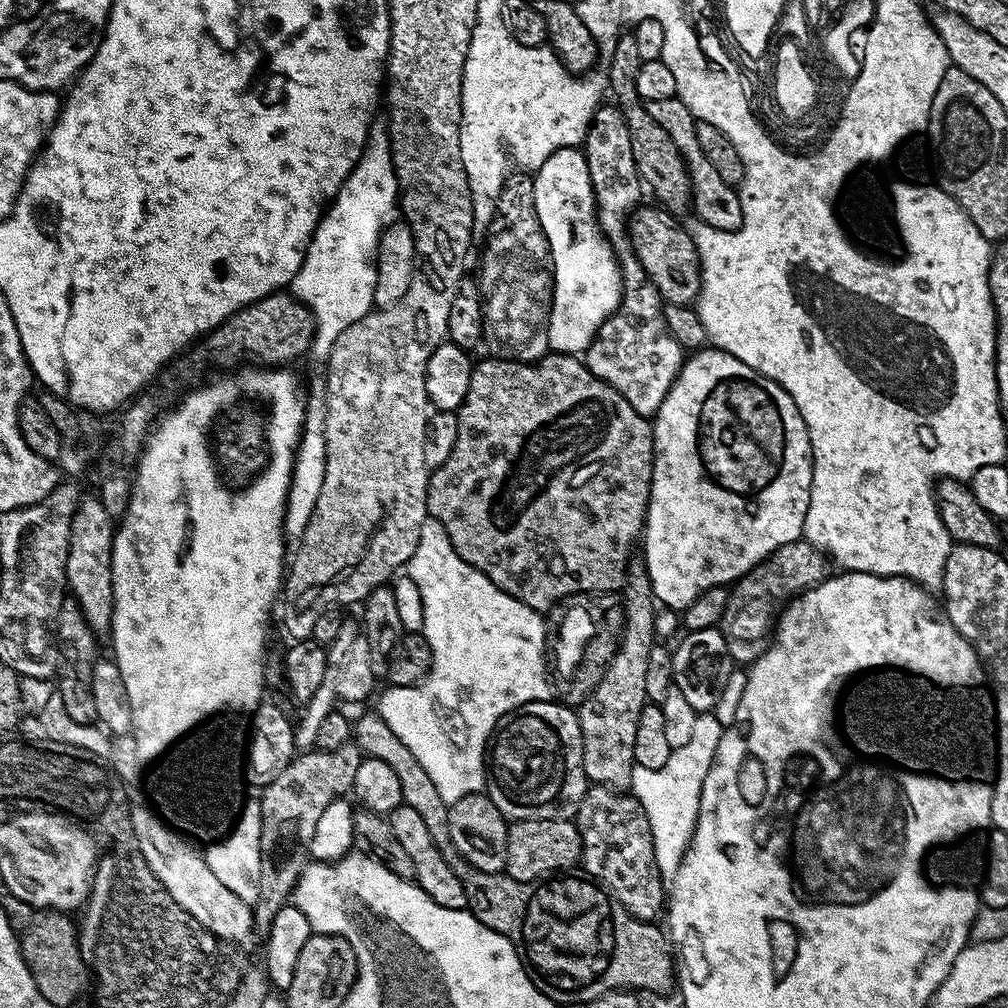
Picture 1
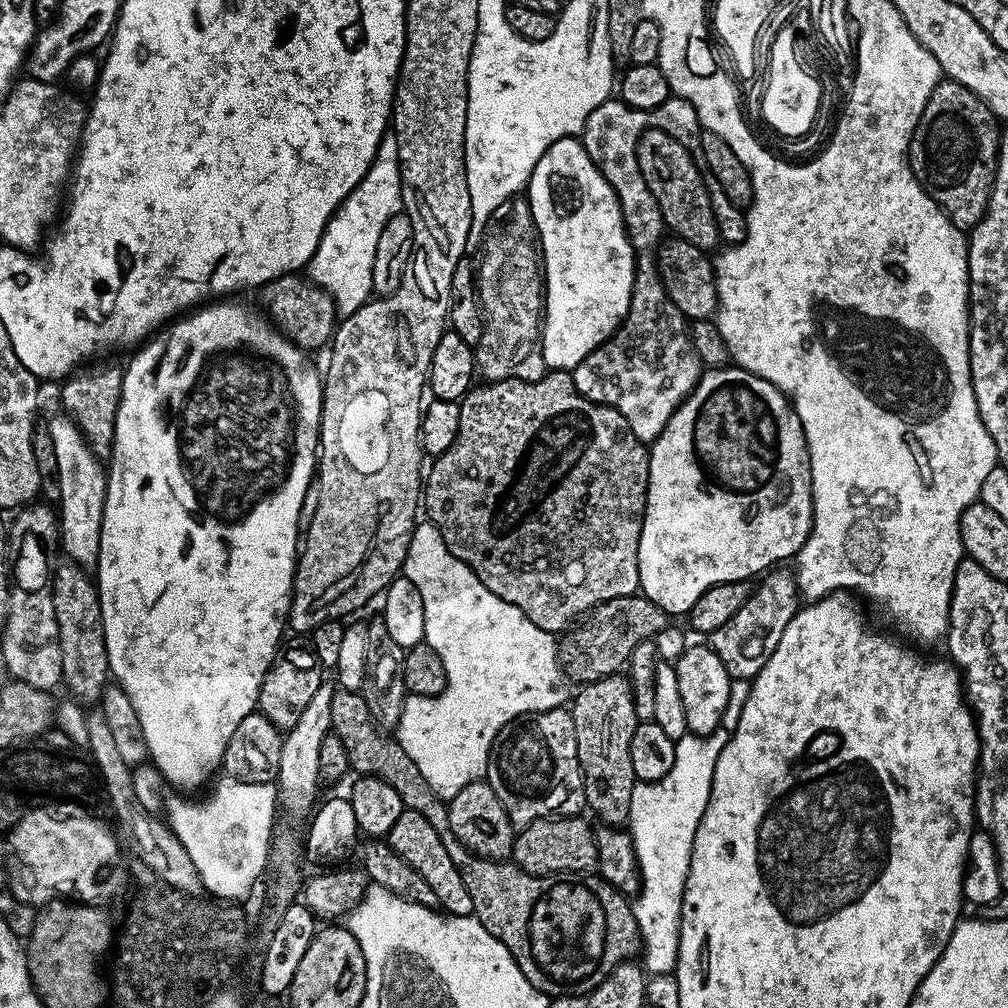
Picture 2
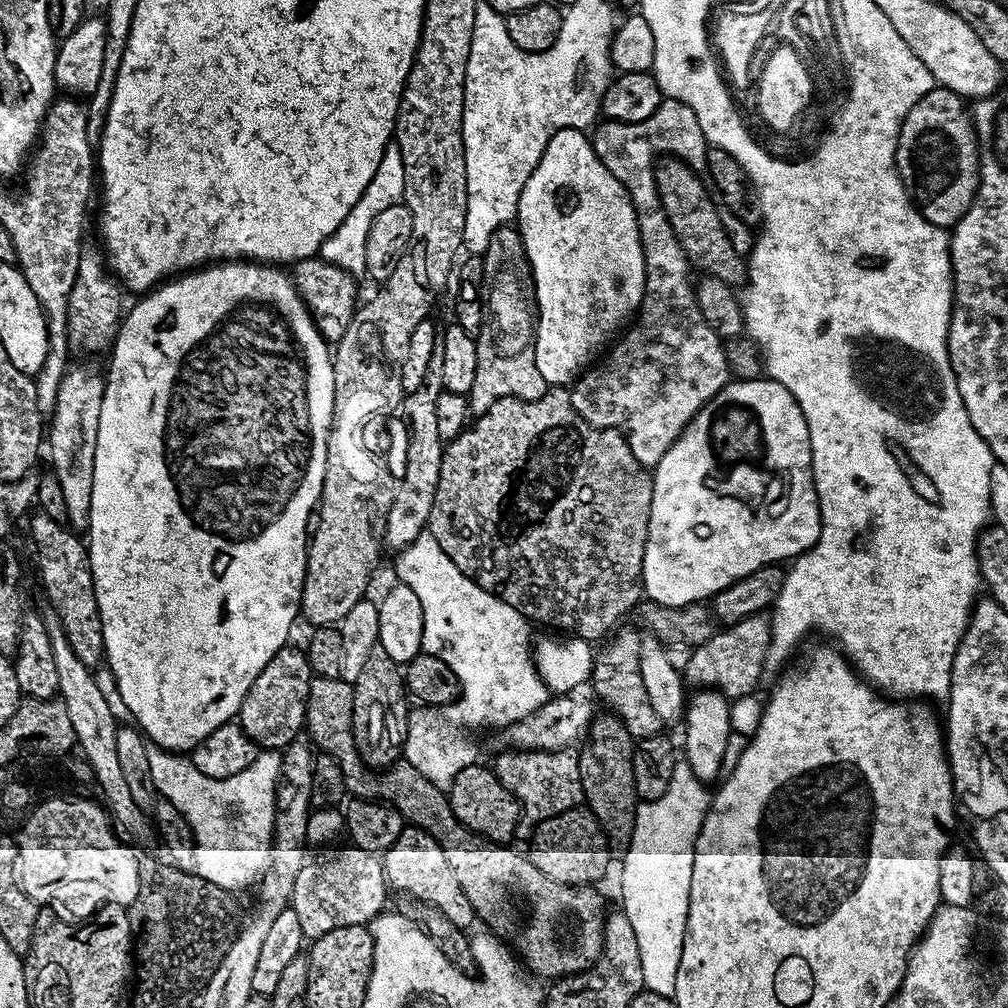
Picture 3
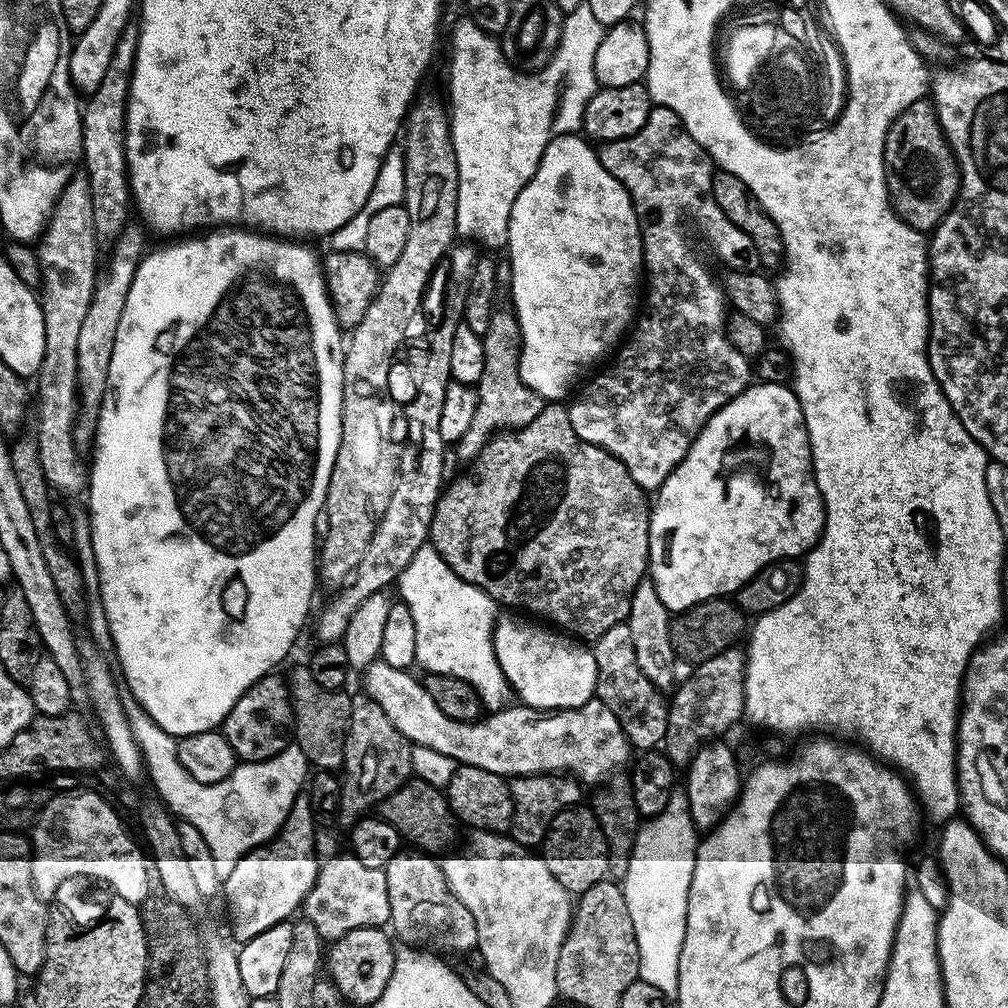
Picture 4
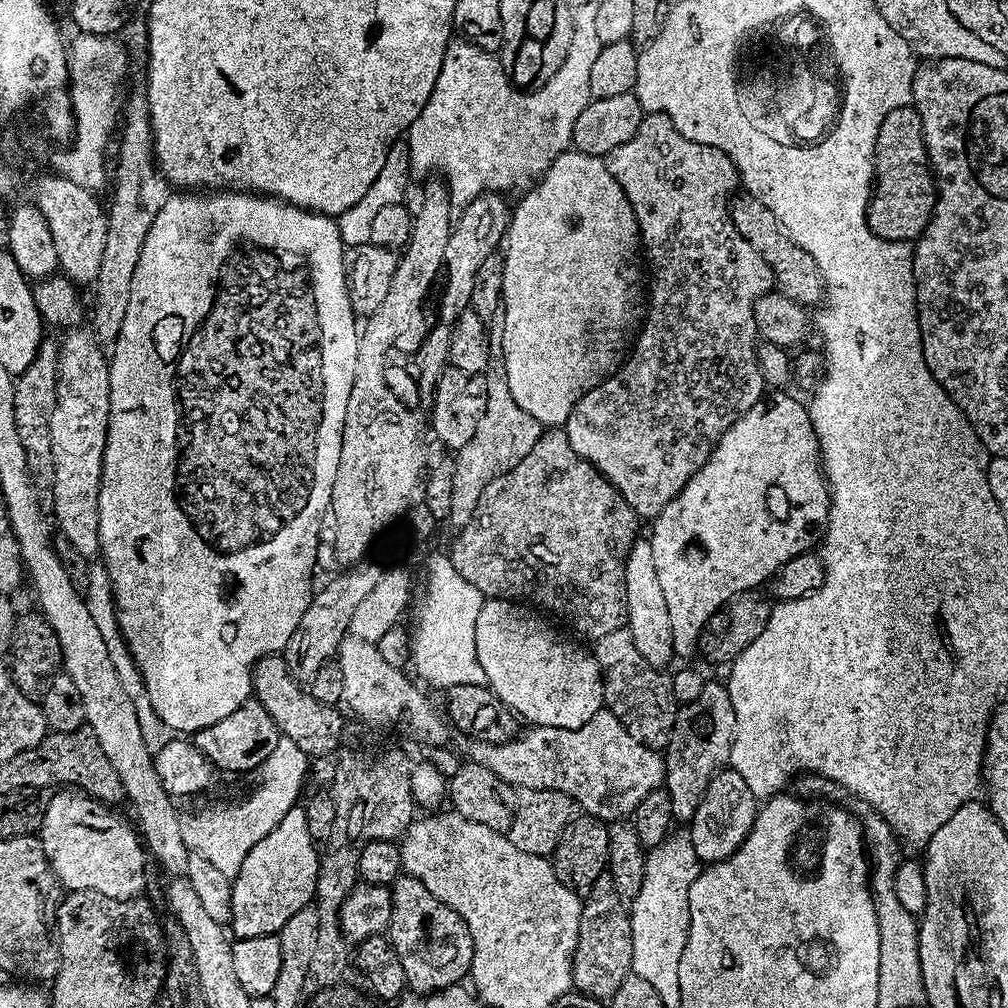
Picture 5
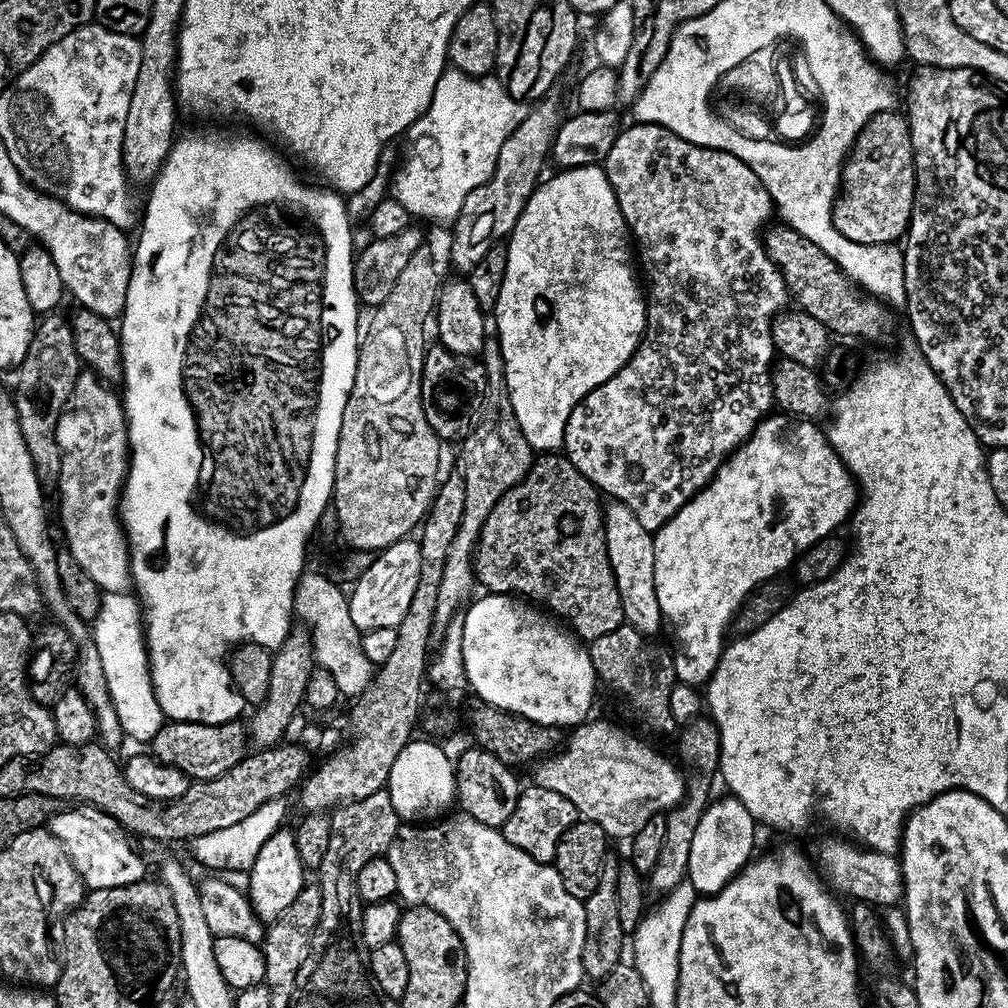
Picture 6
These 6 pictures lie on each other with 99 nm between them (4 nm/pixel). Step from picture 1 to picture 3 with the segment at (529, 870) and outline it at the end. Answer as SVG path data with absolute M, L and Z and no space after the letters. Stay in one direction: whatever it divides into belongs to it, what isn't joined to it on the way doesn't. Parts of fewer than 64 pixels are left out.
M577 806L566 810L562 814L554 814L543 820L542 823L535 825L531 832L532 849L527 849L526 855L539 872L546 874L546 878L563 884L590 884L596 886L599 885L599 880L607 874L608 856L610 857L608 835L604 833L598 818L594 818L594 814L587 806Z

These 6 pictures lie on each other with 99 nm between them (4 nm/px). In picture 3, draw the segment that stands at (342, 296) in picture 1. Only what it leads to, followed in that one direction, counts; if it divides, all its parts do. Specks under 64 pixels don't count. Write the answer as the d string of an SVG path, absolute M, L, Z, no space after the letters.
M393 142L386 146L382 162L378 162L378 170L374 170L374 178L370 178L370 186L366 186L362 198L354 202L354 210L342 218L342 226L338 226L338 230L334 230L334 234L330 234L330 238L326 238L321 246L318 253L320 259L346 270L351 276L363 277L366 273L366 238L370 235L370 226L374 218L386 210L386 206L394 206L403 201L405 186L406 170L402 166L402 154Z

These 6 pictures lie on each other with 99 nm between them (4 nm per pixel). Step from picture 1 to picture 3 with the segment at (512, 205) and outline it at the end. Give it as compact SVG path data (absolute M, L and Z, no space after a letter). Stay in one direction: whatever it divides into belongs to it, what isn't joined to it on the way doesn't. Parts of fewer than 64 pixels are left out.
M519 227L494 230L482 259L484 326L475 333L478 370L474 370L474 386L466 393L468 407L476 414L485 412L494 402L507 396L515 400L537 400L550 387L538 371L536 361L534 285Z

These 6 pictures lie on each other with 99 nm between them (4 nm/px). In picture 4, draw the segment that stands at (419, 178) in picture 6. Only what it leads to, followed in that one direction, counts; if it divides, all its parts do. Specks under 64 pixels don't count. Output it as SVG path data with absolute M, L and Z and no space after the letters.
M581 2L575 10L565 15L560 44L551 62L538 72L524 72L517 70L504 56L501 41L493 33L482 30L470 18L463 19L452 28L452 57L448 60L447 99L450 101L452 145L458 166L456 235L473 241L481 240L488 248L503 249L508 242L510 210L514 210L514 198L518 198L522 186L534 178L546 146L550 146L556 136L581 131L586 106L598 90L594 54L598 54L598 46L606 28L598 22L598 18L594 18L590 6Z

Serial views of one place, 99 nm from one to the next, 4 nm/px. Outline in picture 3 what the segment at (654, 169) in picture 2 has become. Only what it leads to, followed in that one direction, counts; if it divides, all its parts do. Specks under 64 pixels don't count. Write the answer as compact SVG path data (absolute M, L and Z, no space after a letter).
M664 158L657 163L656 189L662 210L666 210L666 218L674 230L674 238L678 238L689 265L695 271L697 268L697 273L713 276L733 286L743 285L748 279L748 265L742 253L734 250L734 242L728 237L728 229L720 217L721 209L709 185L696 177L690 165L672 159L676 158Z

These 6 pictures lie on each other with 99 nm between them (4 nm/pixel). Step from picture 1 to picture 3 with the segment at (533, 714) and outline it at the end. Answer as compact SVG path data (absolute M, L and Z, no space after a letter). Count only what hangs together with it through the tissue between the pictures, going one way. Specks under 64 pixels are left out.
M504 750L494 763L496 776L514 794L522 809L522 820L525 825L535 826L554 814L577 807L584 799L580 781L580 761L572 750L558 752L522 752Z

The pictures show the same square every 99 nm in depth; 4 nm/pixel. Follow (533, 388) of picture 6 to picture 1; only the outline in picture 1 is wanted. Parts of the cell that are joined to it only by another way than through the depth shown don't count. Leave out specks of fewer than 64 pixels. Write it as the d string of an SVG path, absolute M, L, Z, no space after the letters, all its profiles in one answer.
M560 148L554 154L550 154L550 158L546 158L546 162L542 162L542 166L535 169L532 185L534 186L534 206L538 210L538 222L542 222L542 230L550 242L550 254L552 255L552 313L548 319L548 346L554 352L580 354L592 343L602 322L606 322L606 318L617 311L620 305L622 299L620 268L616 265L616 256L612 253L607 238L600 233L600 227L596 224L596 199L590 182L590 170L586 166L586 158L580 148Z

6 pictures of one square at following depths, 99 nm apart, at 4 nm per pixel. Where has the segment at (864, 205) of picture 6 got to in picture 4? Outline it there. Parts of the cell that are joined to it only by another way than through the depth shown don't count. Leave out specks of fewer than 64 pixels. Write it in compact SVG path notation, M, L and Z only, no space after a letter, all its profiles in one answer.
M931 99L916 100L906 110L894 116L887 125L888 133L884 143L884 169L888 179L888 198L892 209L900 219L905 220L911 228L925 234L940 225L940 219L952 209L952 203L960 192L960 163L957 162L942 126L936 117L936 106Z

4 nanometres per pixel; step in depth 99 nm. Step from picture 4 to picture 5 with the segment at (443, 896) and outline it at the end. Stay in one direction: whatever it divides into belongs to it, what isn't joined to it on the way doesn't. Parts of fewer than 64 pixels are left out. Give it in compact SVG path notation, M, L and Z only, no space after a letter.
M401 874L390 885L392 913L386 935L402 962L407 987L416 994L440 992L461 983L469 975L474 942L466 922L446 906L418 878Z

